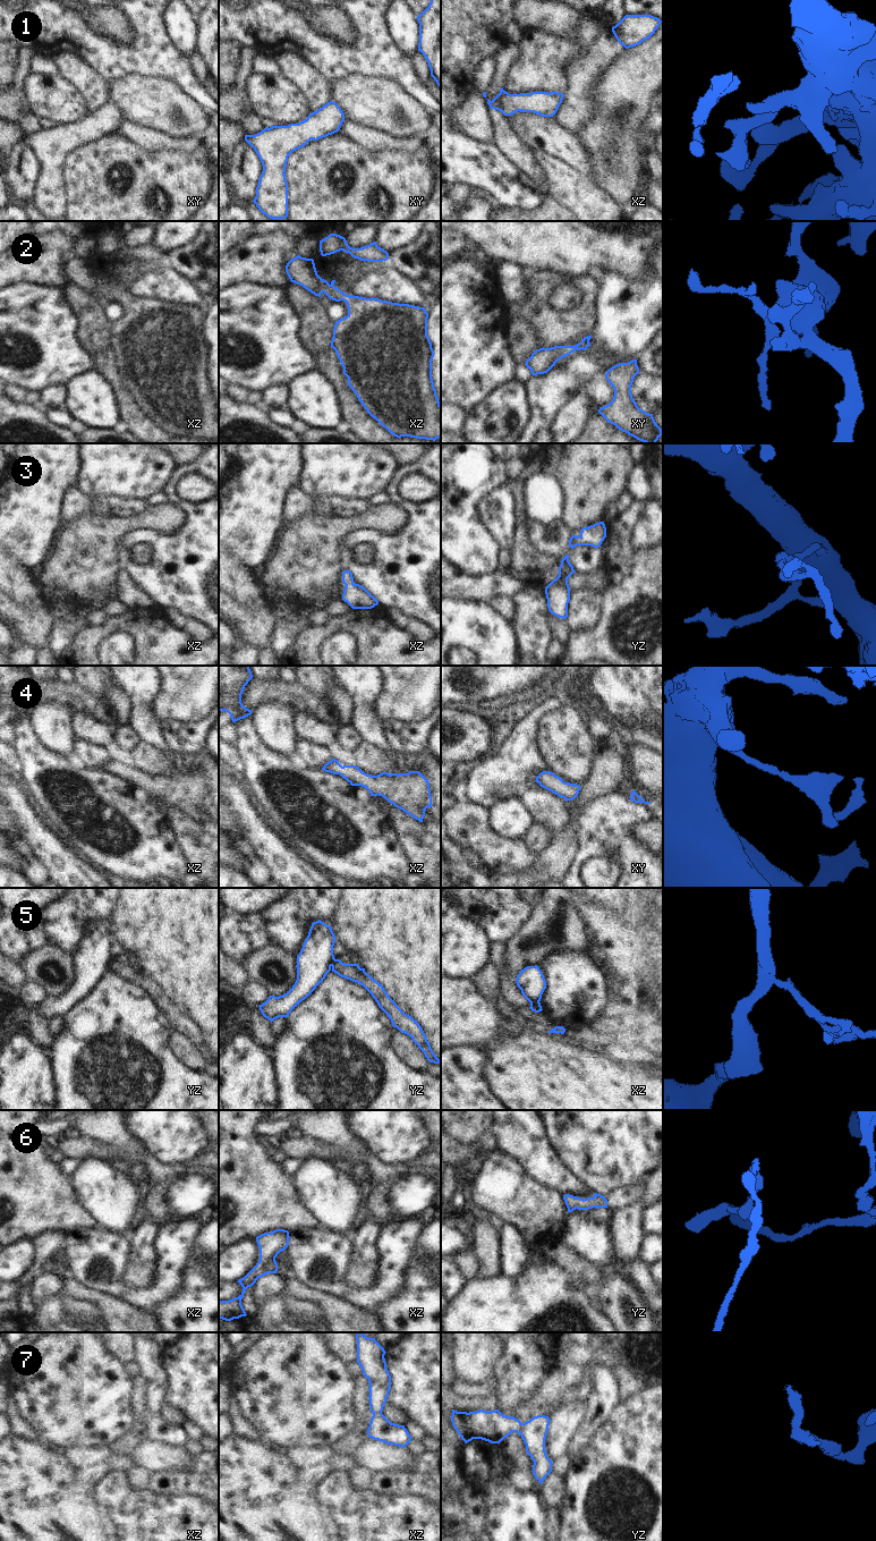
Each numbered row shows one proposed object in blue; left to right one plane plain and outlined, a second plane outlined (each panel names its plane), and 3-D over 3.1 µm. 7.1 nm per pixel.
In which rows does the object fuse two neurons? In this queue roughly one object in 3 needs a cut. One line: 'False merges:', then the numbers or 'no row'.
False merges: 5

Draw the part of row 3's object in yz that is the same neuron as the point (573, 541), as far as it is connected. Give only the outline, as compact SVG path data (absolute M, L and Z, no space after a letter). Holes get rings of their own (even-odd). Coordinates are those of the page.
M604 522L596 523L588 527L582 527L580 535L572 535L569 540L569 547L573 549L577 545L592 545L599 548L606 537L606 527Z

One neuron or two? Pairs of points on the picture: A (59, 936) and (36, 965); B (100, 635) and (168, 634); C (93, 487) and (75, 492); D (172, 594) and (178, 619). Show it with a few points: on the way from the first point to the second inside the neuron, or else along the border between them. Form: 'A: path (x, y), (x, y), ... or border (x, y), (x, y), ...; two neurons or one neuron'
A: border (49, 941), (74, 957); two neurons
B: path (117, 624), (139, 625), (151, 629); one neuron
C: border (76, 484), (83, 492), (92, 496); two neurons
D: border (163, 608), (178, 608), (200, 620); two neurons

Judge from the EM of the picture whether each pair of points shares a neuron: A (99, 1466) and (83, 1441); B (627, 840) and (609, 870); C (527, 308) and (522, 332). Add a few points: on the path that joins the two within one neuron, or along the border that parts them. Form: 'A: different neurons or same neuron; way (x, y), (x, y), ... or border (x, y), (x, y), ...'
A: different neurons; border (102, 1455), (79, 1458)
B: different neurons; border (613, 855), (619, 865)
C: different neurons; border (512, 318), (525, 319), (539, 341)

